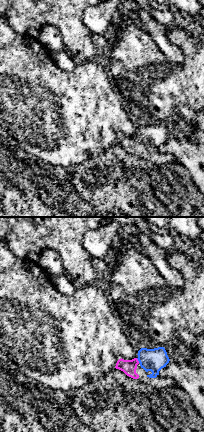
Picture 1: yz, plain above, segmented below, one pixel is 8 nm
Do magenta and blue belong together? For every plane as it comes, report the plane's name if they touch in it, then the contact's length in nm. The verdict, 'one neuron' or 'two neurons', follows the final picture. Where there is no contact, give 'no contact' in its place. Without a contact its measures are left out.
contact in yz; length 50 nm

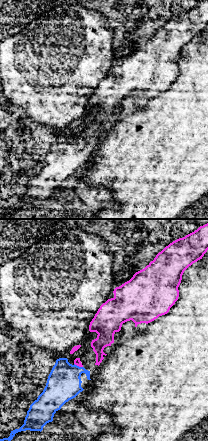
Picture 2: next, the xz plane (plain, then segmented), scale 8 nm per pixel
contact in xz; length 80 nm

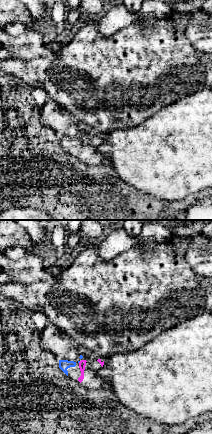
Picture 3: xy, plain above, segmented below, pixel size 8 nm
no contact

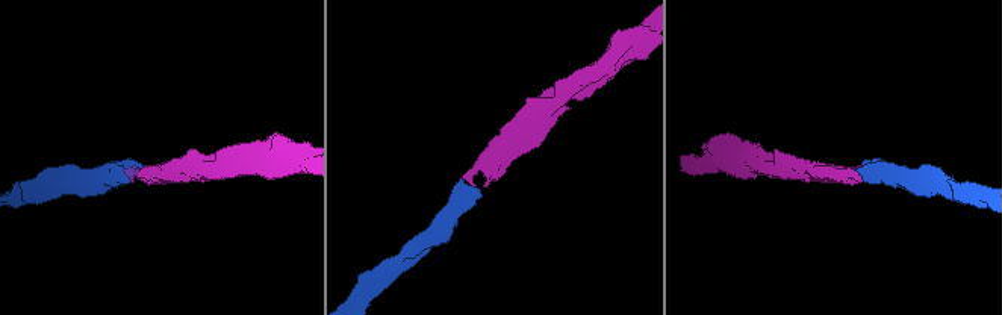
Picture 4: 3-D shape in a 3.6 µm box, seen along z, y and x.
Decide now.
one neuron

